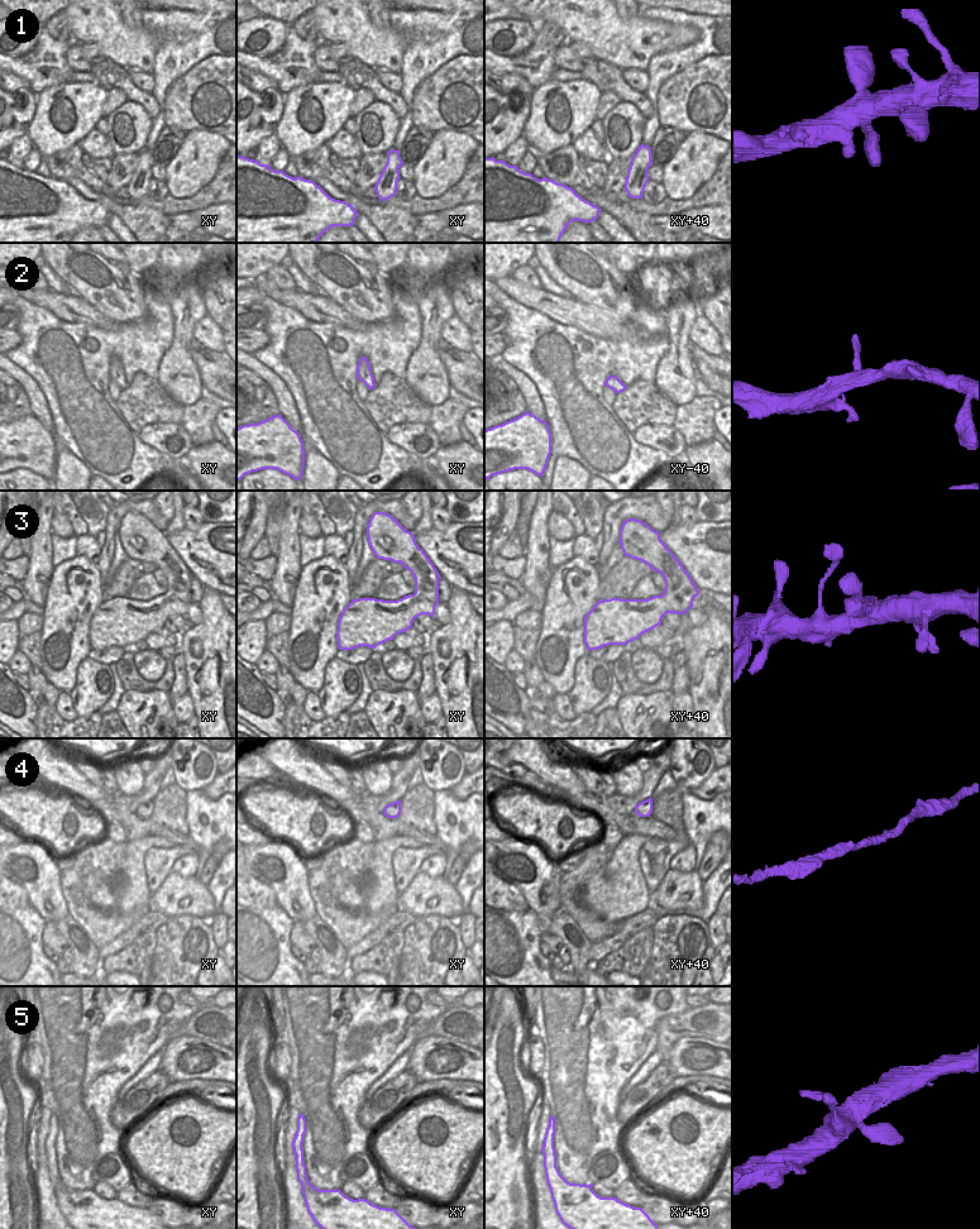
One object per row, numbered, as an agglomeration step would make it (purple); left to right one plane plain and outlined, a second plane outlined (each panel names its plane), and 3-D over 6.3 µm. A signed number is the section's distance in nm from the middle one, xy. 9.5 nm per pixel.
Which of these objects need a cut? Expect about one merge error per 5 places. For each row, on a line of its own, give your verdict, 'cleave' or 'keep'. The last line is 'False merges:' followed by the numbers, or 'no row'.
1: keep
2: keep
3: keep
4: keep
5: keep
False merges: no row

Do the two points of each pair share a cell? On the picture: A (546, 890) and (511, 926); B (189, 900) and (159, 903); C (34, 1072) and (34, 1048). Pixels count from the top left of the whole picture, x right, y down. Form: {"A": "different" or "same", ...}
{"A": "different", "B": "same", "C": "same"}

